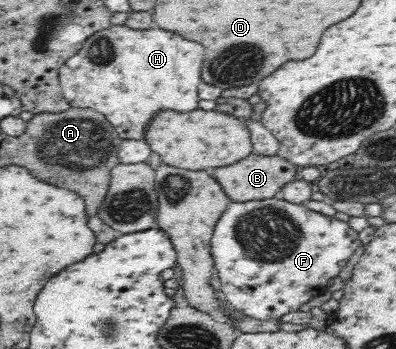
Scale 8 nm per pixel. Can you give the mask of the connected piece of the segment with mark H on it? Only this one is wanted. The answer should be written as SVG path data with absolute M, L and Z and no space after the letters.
M110 26L99 30L59 67L62 94L75 108L91 108L107 117L123 140L143 140L151 120L165 110L193 112L199 109L199 84L205 50L201 44L183 40L156 27L132 30Z

